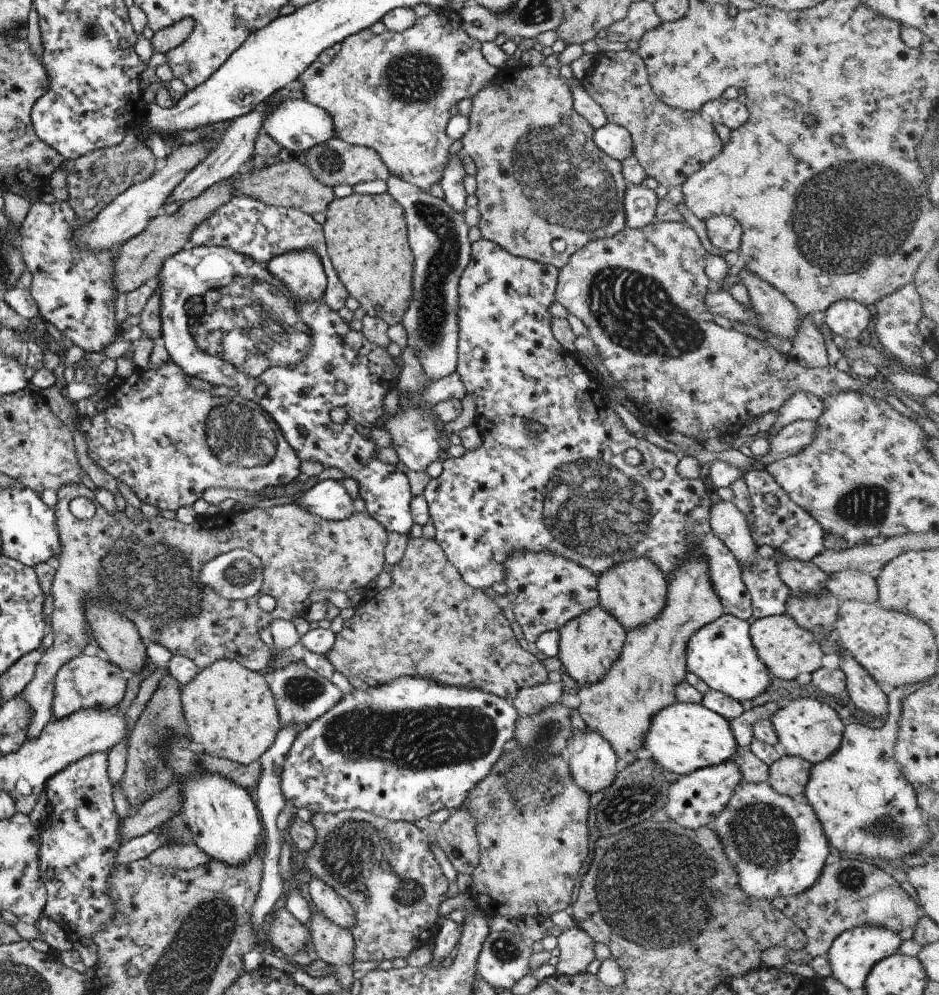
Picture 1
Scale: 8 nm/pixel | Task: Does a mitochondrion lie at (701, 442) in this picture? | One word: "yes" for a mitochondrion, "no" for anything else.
no

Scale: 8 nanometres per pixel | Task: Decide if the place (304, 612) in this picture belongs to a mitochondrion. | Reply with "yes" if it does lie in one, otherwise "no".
no

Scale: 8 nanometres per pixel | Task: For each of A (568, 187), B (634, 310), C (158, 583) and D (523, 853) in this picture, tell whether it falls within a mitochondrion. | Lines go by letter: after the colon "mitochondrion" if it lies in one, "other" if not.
A: mitochondrion
B: mitochondrion
C: mitochondrion
D: other

